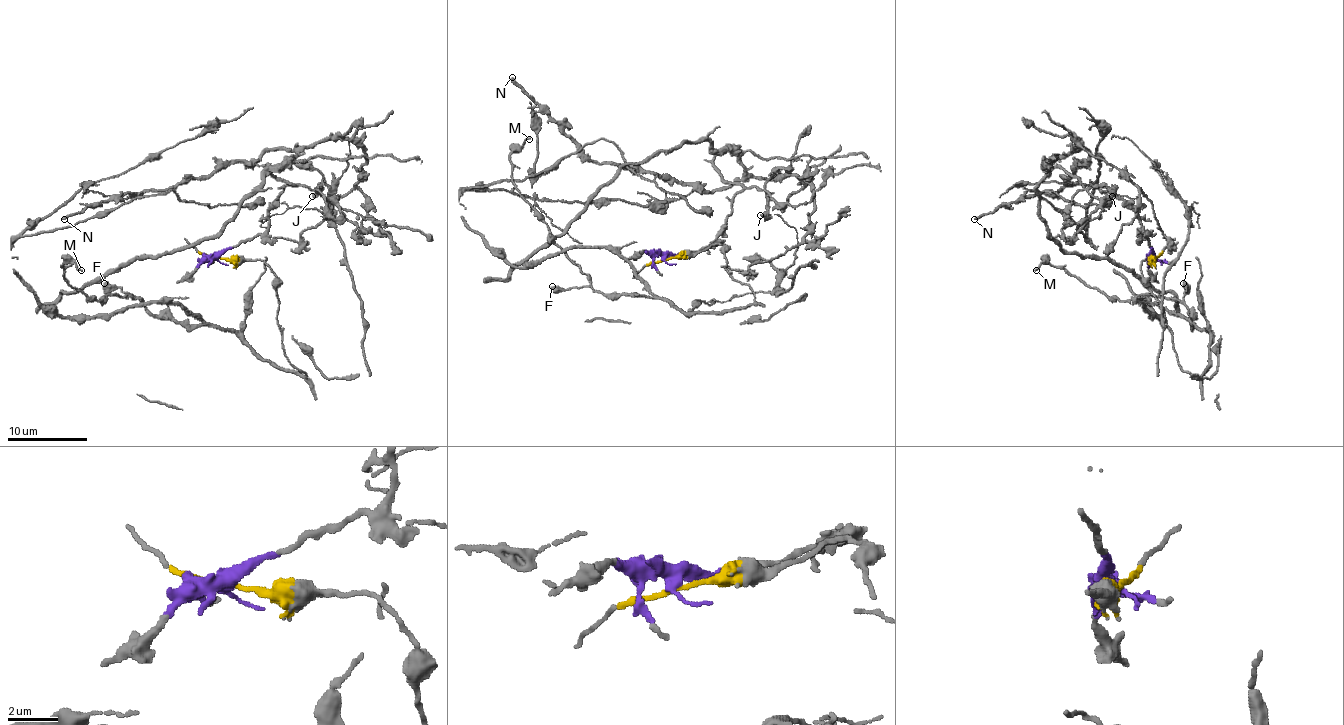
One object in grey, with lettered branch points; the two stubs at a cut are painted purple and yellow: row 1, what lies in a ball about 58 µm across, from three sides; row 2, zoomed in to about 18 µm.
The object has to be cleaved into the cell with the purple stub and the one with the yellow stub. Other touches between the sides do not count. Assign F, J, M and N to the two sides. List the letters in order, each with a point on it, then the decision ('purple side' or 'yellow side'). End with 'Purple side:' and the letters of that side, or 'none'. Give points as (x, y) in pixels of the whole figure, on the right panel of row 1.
F: (1183, 283) | yellow side
J: (1112, 196) | purple side
M: (1036, 270) | yellow side
N: (974, 219) | purple side
Purple side: J, N

